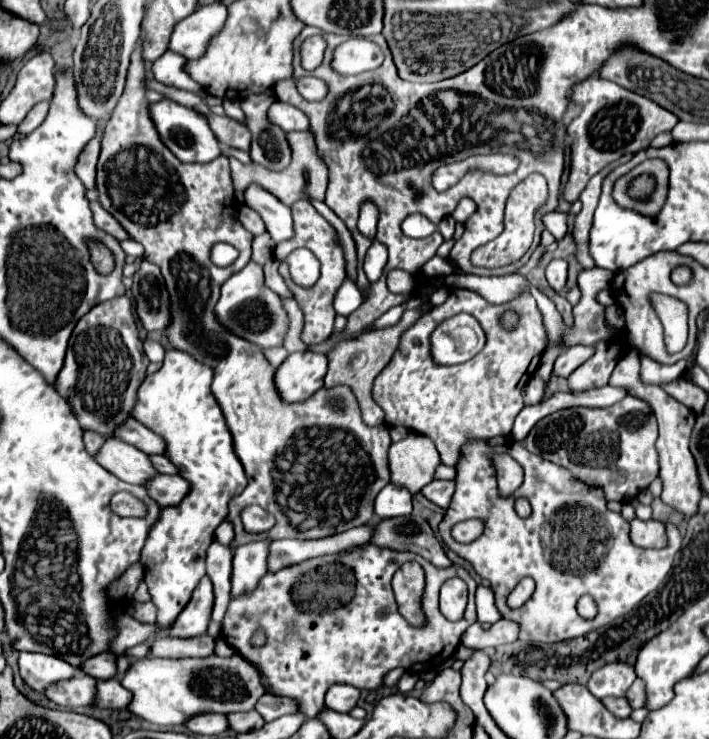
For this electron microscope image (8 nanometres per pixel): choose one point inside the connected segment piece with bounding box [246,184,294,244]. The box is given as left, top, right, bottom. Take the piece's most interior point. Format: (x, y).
(278, 219)

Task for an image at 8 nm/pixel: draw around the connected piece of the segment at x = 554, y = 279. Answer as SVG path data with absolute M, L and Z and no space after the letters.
M552 260L546 266L546 278L548 278L548 284L556 292L562 292L566 288L566 280L568 280L568 264L564 260Z

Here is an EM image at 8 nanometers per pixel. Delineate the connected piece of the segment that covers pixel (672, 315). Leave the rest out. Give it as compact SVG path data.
M653 293L650 300L664 329L664 341L668 353L680 352L688 340L688 308L682 300Z

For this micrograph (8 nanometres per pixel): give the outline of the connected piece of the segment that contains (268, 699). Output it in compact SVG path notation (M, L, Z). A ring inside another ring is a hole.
M264 694L264 696L258 700L256 710L262 714L262 718L264 718L266 722L270 722L270 720L276 720L276 718L280 718L280 716L298 712L298 702L296 702L296 700L290 700L290 698L286 698L286 696Z

